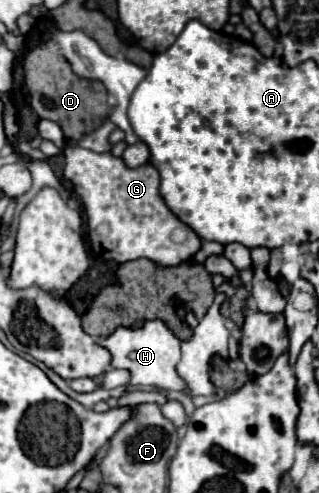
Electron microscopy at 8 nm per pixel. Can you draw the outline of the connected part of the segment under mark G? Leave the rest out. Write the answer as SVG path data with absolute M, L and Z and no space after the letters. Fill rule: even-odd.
M78 145L66 147L64 155L64 177L74 185L88 217L90 247L100 251L104 259L126 263L144 257L160 267L174 267L192 259L196 251L200 251L202 239L162 201L158 193L160 177L152 163L130 169L122 157L94 153Z

